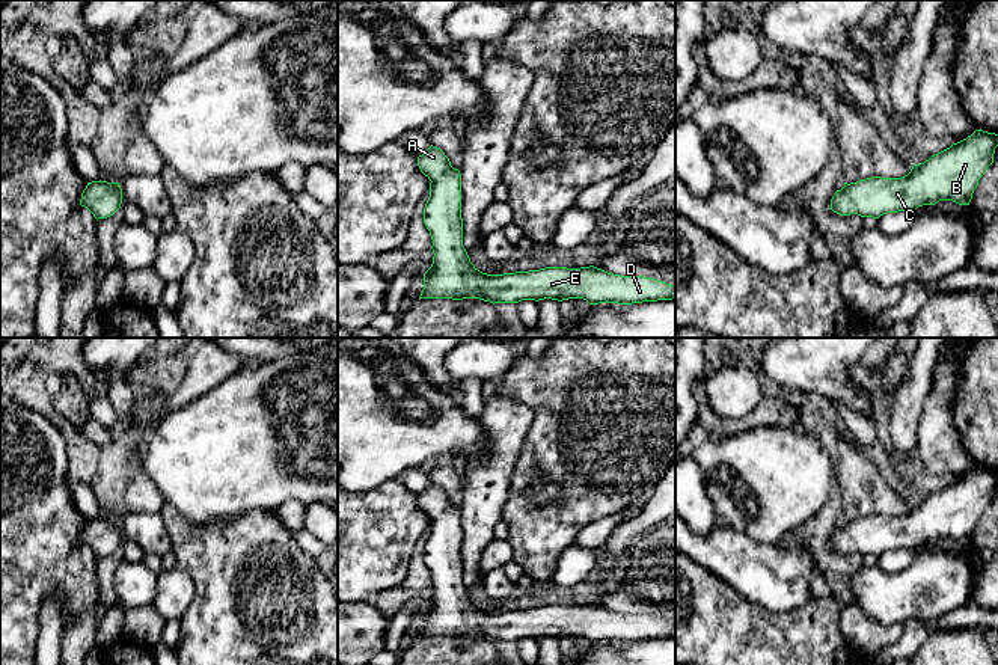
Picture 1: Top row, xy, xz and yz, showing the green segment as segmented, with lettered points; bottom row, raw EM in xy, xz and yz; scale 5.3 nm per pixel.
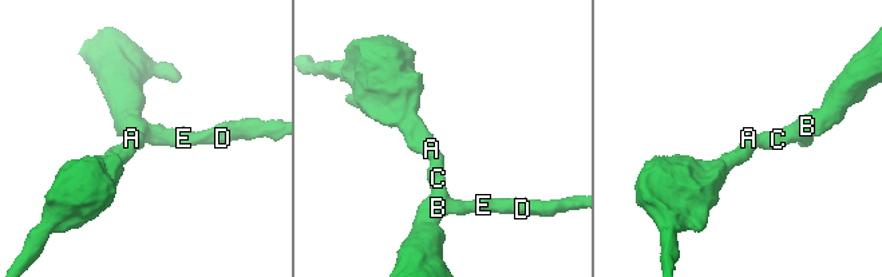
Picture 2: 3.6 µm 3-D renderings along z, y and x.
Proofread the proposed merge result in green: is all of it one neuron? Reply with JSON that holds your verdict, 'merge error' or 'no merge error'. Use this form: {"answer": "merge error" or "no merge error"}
{"answer": "no merge error"}

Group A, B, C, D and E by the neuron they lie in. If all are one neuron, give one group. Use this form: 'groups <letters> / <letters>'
groups A B C D E

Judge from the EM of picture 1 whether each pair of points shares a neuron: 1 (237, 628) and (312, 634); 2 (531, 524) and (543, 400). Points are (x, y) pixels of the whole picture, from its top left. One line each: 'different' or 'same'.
1: same
2: same

